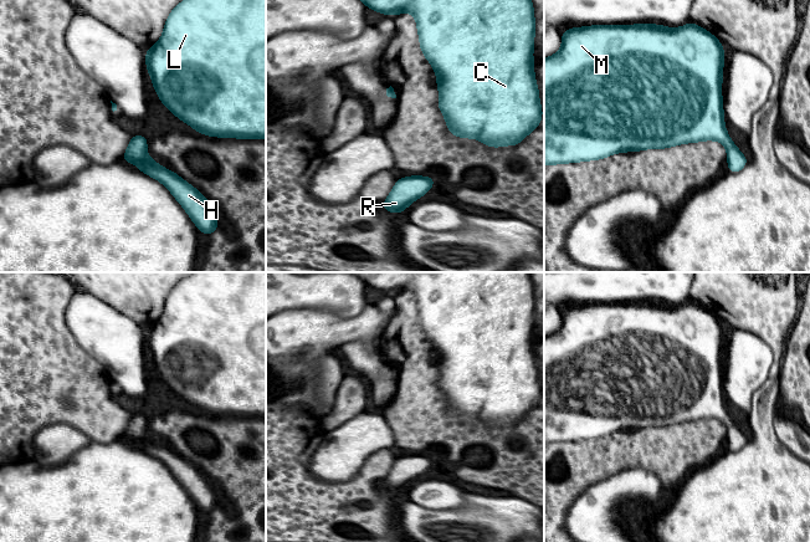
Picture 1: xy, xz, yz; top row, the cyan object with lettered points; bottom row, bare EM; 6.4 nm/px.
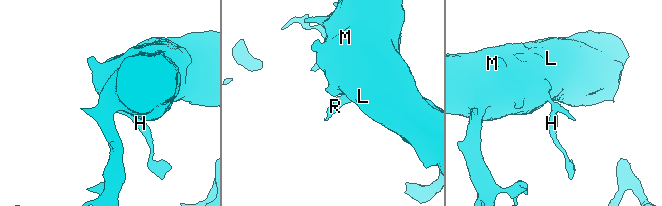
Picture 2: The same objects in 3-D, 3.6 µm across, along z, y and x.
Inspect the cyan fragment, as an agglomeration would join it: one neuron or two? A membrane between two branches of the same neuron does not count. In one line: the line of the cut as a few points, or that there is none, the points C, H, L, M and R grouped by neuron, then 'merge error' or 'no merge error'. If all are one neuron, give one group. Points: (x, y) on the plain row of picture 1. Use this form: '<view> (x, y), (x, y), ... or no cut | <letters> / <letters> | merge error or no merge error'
no cut | C H L M R | no merge error

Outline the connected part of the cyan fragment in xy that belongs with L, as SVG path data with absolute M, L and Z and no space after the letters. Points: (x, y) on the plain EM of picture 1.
M193 272L171 288L162 316L145 334L159 378L195 410L266 418L266 272Z

